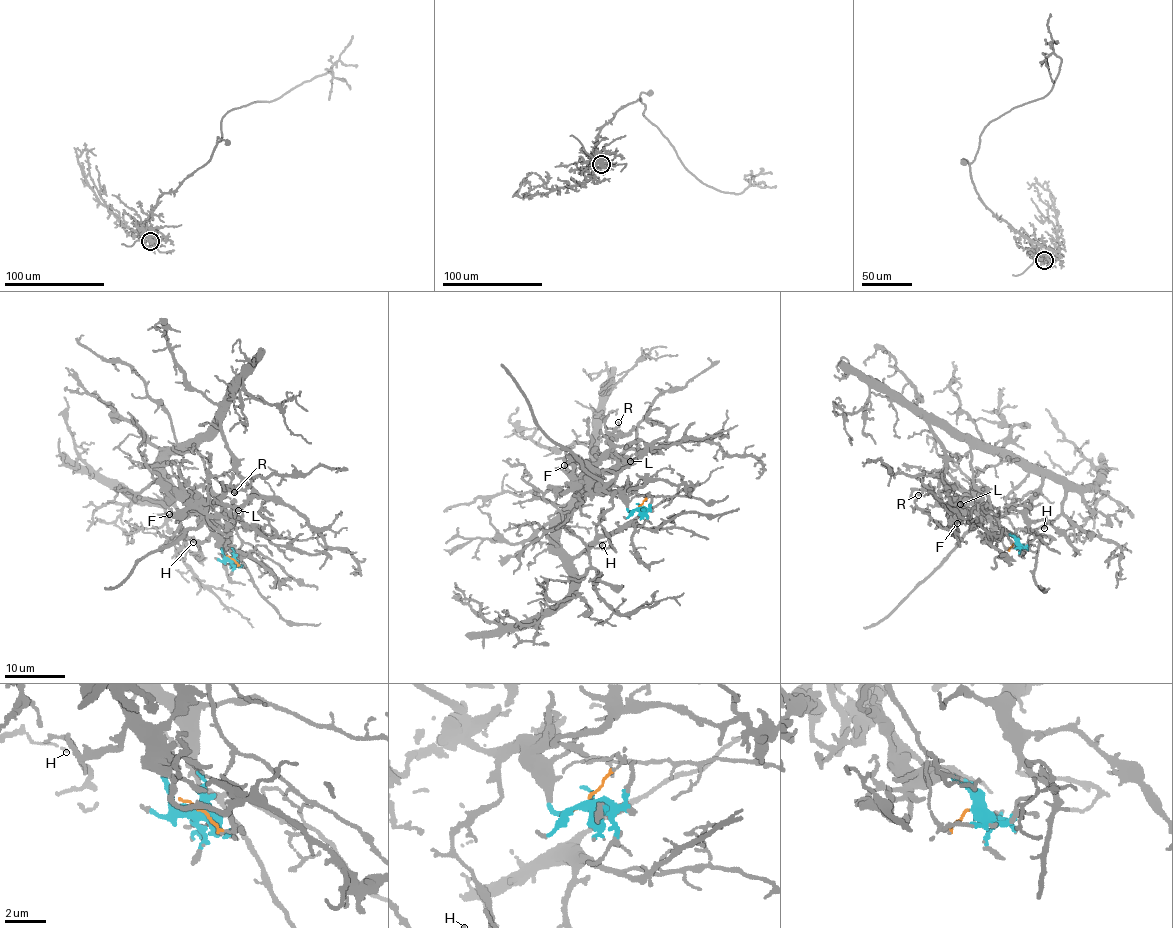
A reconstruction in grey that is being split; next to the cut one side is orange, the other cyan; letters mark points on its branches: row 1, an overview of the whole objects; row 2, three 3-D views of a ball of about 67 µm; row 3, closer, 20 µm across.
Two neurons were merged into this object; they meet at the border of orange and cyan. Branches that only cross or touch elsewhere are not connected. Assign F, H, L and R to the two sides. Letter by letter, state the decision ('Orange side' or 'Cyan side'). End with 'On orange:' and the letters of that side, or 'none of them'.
F: Cyan side
H: Orange side
L: Cyan side
R: Cyan side
On orange: H

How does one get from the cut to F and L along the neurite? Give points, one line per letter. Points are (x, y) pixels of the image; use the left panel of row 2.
F: (230, 557), (224, 553), (223, 544), (201, 513), (204, 504), (182, 509), (176, 515), (169, 515)
L: (230, 557), (206, 522), (205, 506), (208, 514), (225, 517), (239, 517), (242, 512), (237, 509)

